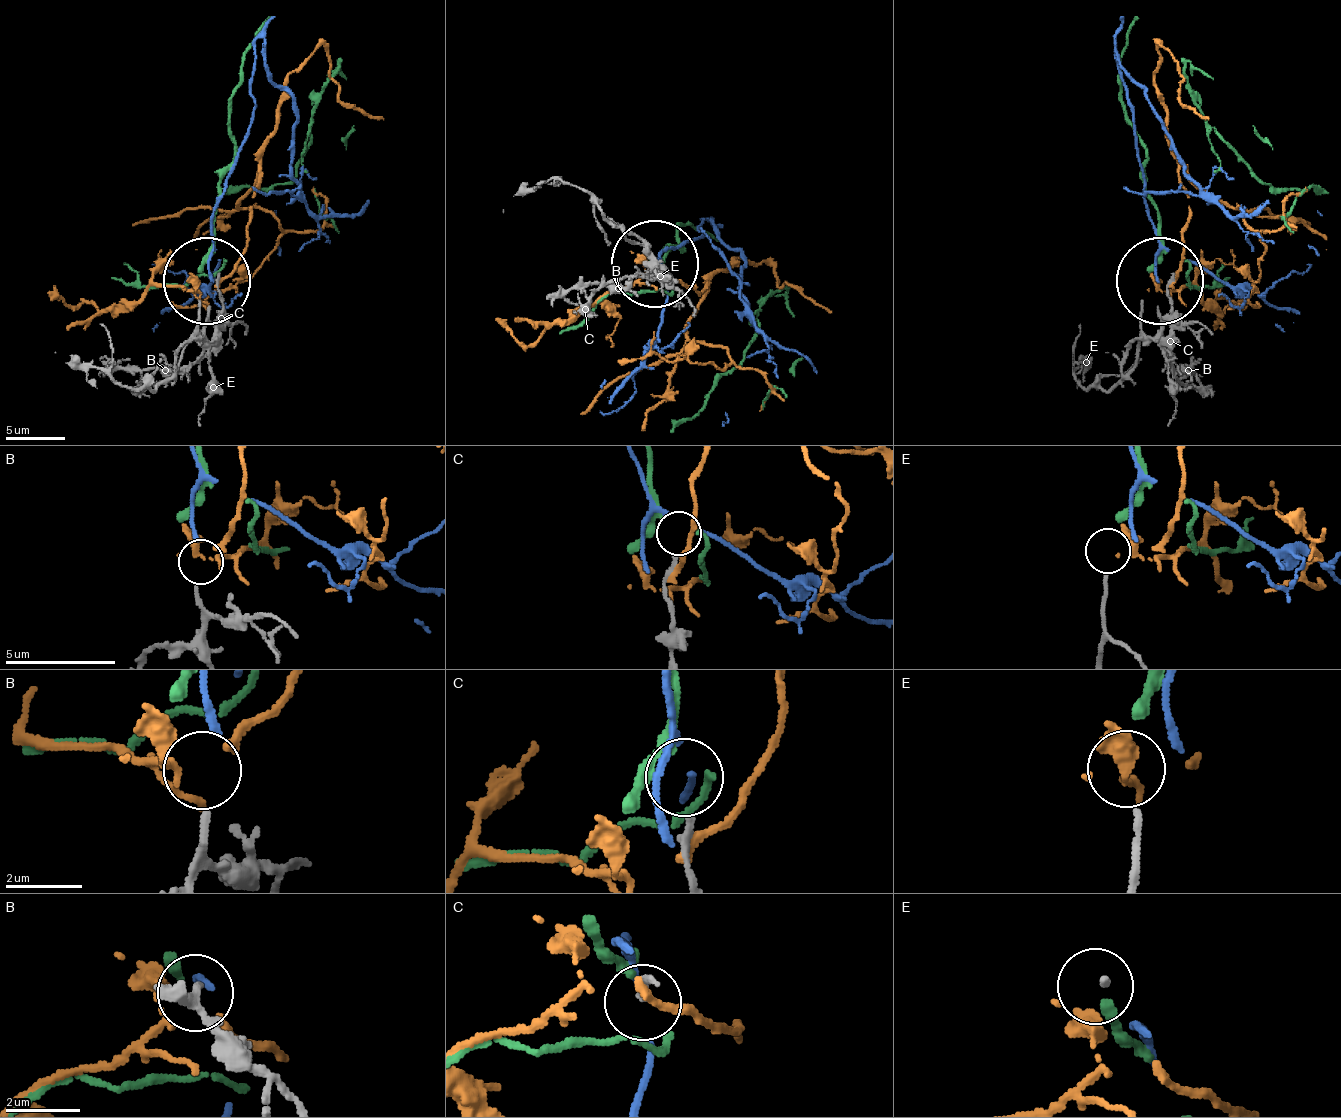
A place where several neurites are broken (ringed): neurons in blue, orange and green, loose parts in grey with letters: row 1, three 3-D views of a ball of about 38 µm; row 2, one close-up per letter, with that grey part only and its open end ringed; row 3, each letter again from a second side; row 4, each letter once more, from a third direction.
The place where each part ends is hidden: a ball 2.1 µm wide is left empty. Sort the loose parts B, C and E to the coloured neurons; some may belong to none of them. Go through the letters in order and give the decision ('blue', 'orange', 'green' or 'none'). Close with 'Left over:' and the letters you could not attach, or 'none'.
B: blue
C: none
E: orange
Left over: C

